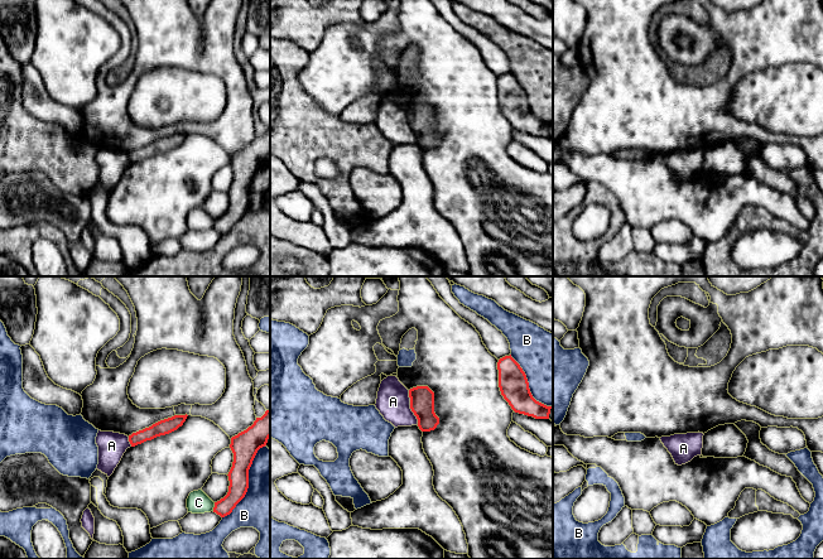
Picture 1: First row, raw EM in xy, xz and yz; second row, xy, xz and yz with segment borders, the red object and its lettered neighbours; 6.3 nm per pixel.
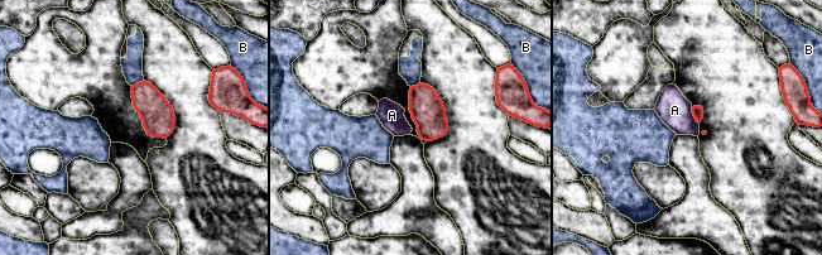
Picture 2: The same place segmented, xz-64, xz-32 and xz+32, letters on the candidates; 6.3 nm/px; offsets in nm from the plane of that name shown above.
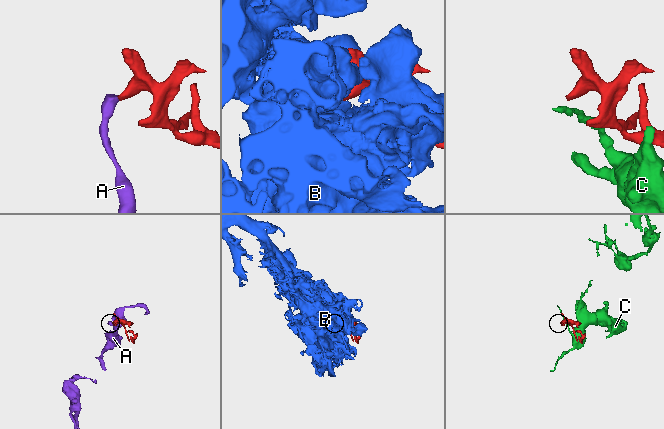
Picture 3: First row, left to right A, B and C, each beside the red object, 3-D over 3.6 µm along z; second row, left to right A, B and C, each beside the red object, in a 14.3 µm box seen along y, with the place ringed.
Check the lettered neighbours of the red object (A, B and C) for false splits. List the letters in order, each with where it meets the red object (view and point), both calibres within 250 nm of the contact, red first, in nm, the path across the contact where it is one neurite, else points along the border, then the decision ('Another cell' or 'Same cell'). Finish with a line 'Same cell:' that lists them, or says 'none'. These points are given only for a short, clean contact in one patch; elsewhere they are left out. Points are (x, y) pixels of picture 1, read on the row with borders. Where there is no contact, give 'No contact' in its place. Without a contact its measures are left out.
A: Touches red at xz (410, 408). Thickness 160 nm (red) against 220 nm. Boundary: xz (408, 390), (410, 409), (418, 424). Another cell
B: Touches red at xy (248, 482). Thickness 170 nm (red) against 340 nm. Another cell
C: Touches red at xy (215, 506). Thickness 130 nm (red) against 140 nm. Boundary: xy (215, 502), (212, 510). Another cell
Same cell: none

